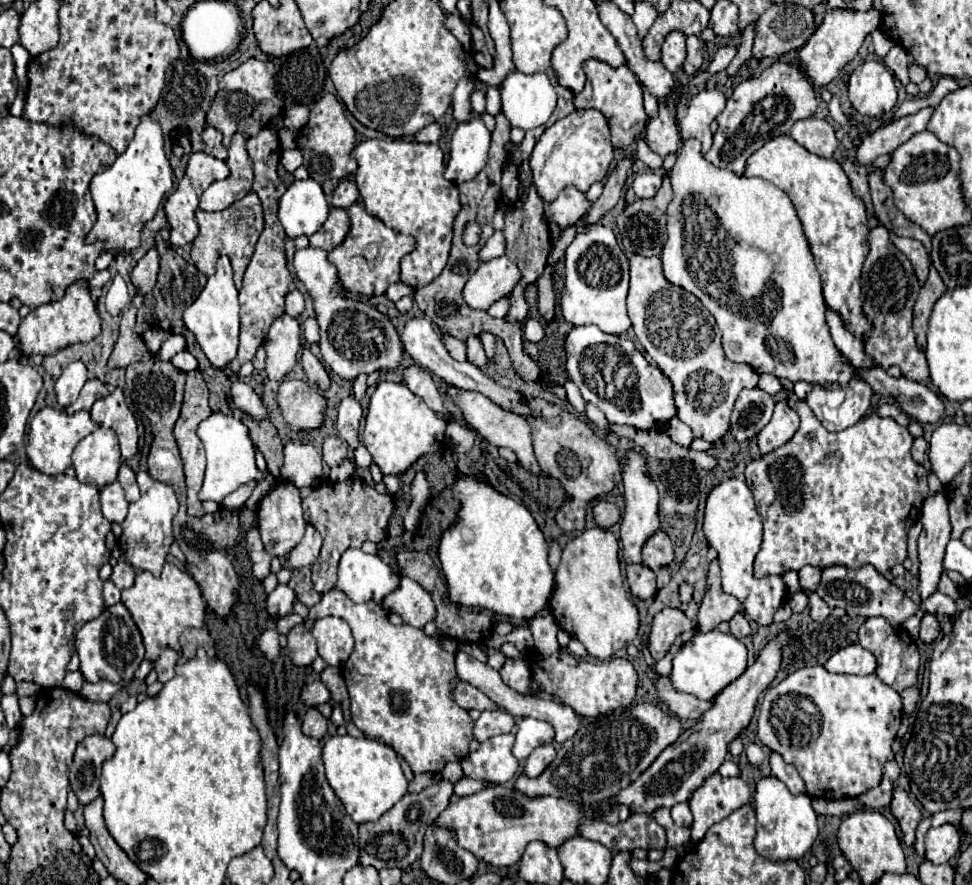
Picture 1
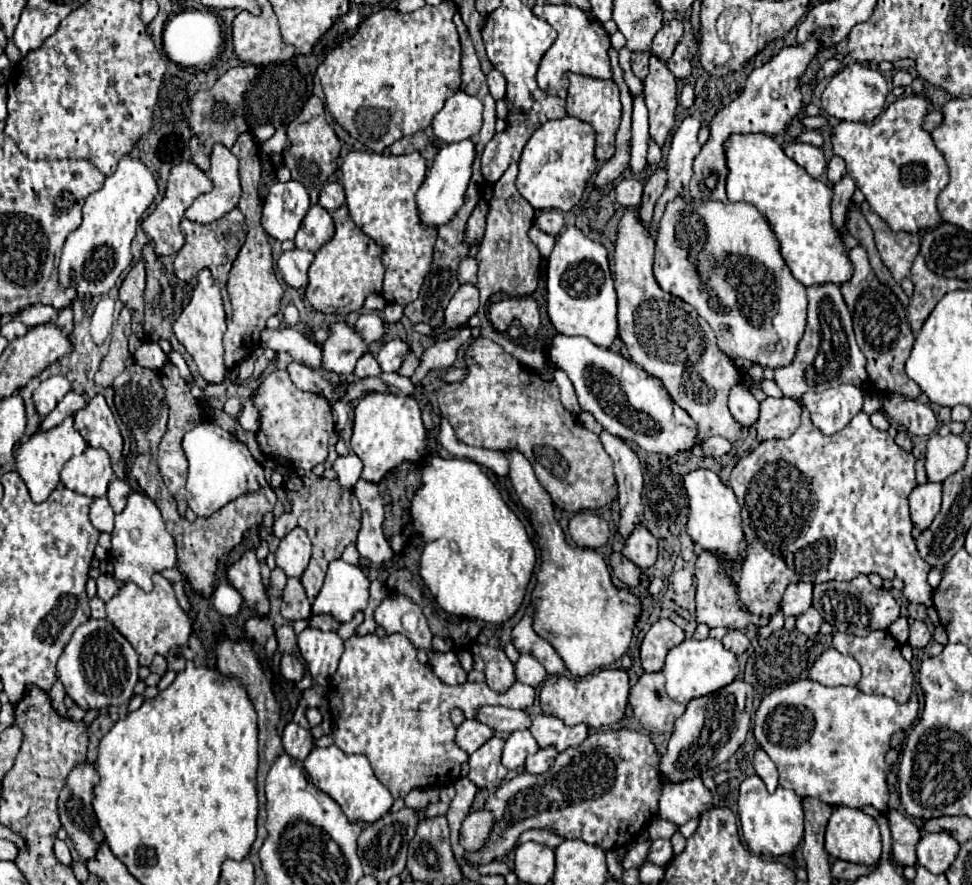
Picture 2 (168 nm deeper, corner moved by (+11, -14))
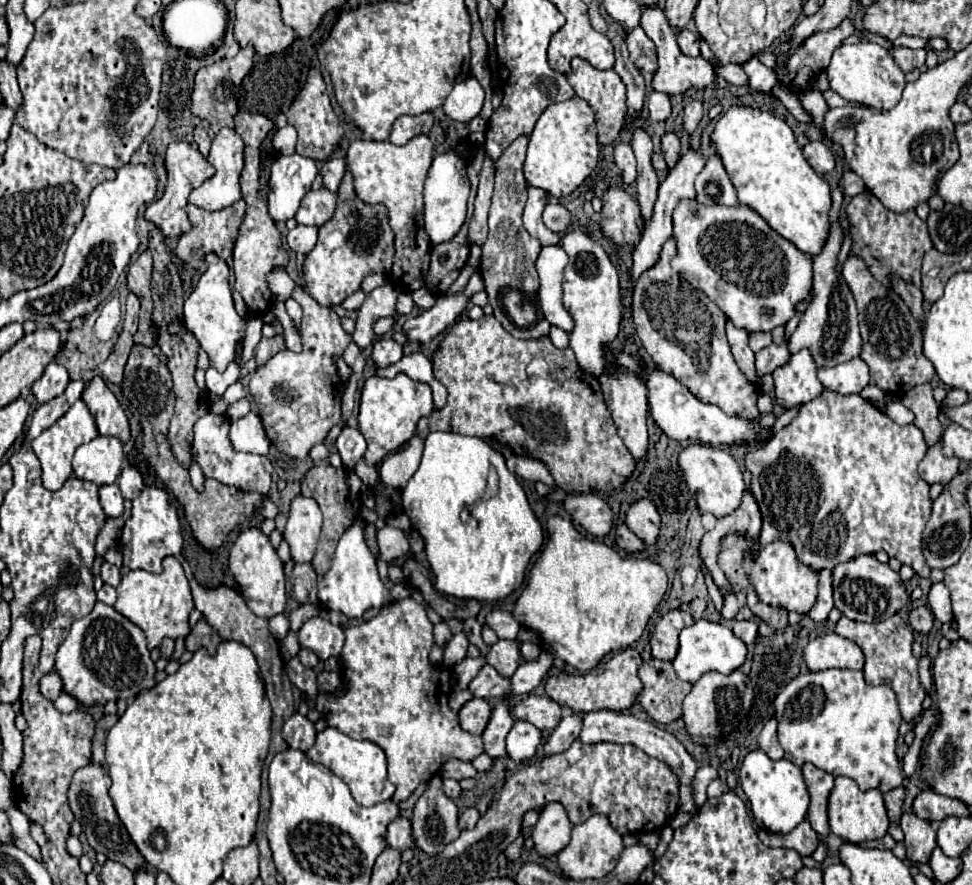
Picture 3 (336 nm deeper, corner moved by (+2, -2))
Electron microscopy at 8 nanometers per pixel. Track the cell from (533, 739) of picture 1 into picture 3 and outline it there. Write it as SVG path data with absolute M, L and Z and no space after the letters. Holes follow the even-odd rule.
M516 720L508 738L506 738L506 752L514 762L530 760L542 742L542 732L524 720Z

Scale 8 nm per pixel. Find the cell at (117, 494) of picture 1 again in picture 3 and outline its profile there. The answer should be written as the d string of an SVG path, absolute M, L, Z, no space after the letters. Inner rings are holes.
M108 484L108 486L102 486L100 488L100 504L106 512L106 516L122 516L124 512L124 498L118 490L118 484Z

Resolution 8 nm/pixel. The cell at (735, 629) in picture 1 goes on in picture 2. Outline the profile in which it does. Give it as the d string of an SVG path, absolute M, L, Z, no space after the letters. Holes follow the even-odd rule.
M729 630L729 634L721 640L723 642L723 646L727 648L727 650L731 650L733 654L743 654L747 648L749 648L749 640L747 640L747 636L743 634L743 632L739 632L739 630Z

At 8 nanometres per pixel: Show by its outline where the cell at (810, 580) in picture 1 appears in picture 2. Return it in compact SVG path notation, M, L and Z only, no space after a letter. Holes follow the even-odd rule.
M789 584L781 600L783 616L801 616L811 606L813 584Z

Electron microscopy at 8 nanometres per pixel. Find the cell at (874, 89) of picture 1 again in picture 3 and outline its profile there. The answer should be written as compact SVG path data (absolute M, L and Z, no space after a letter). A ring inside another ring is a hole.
M858 42L852 46L842 44L832 54L830 66L826 68L830 88L848 102L858 102L874 110L890 110L902 98L902 90L906 84L904 72L898 68L892 54L880 44L872 42Z

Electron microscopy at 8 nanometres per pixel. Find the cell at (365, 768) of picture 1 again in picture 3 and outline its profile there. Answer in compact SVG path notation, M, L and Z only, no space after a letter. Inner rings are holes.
M326 728L324 732L318 732L316 744L306 754L316 764L326 766L338 778L342 778L348 784L354 800L362 806L374 806L374 804L386 802L396 792L396 786L386 778L386 756L384 756L382 748L374 742L354 740L336 728Z

